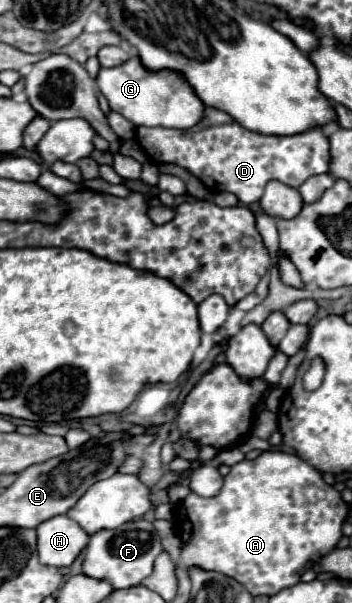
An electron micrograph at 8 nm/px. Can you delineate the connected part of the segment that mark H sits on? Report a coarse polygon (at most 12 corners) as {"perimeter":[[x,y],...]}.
{"perimeter":[[68,516],[38,528],[38,556],[70,566],[88,534]]}

